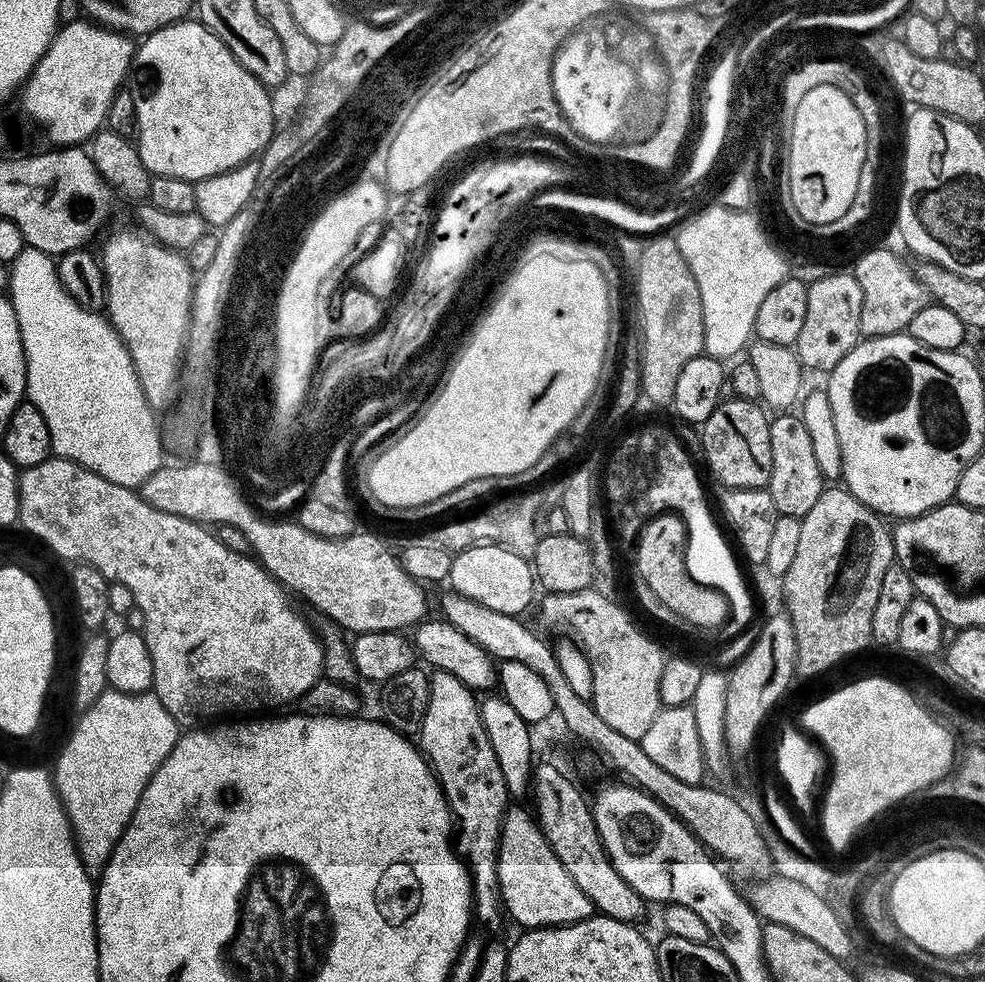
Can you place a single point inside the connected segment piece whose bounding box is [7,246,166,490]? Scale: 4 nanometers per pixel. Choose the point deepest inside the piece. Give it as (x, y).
(81, 376)

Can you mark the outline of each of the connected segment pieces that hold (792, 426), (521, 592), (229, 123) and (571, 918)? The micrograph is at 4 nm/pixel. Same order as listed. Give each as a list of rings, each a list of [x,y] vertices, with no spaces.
[[[799,414],[773,415],[770,420],[770,482],[767,489],[770,498],[774,498],[777,513],[804,517],[816,505],[825,487],[826,481],[822,470],[818,470],[806,422],[802,422]]]
[[[479,544],[453,555],[447,583],[451,591],[489,607],[490,610],[498,610],[498,614],[520,616],[532,600],[534,573],[531,563],[525,557],[502,546]]]
[[[185,18],[143,37],[132,57],[131,71],[136,115],[134,145],[152,176],[205,180],[259,157],[273,136],[269,89],[199,19]]]
[[[510,806],[504,811],[498,842],[498,886],[503,911],[507,915],[509,912],[524,930],[560,928],[564,924],[589,920],[594,914],[590,898],[582,894],[566,866],[558,862],[529,809],[527,812],[524,808]]]

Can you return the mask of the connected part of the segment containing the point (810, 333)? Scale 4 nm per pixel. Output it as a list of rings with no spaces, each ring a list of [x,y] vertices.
[[[834,270],[826,278],[808,285],[806,298],[806,319],[802,321],[802,330],[794,345],[797,358],[805,369],[831,373],[838,362],[855,344],[859,344],[860,323],[862,322],[862,286],[851,272]]]

